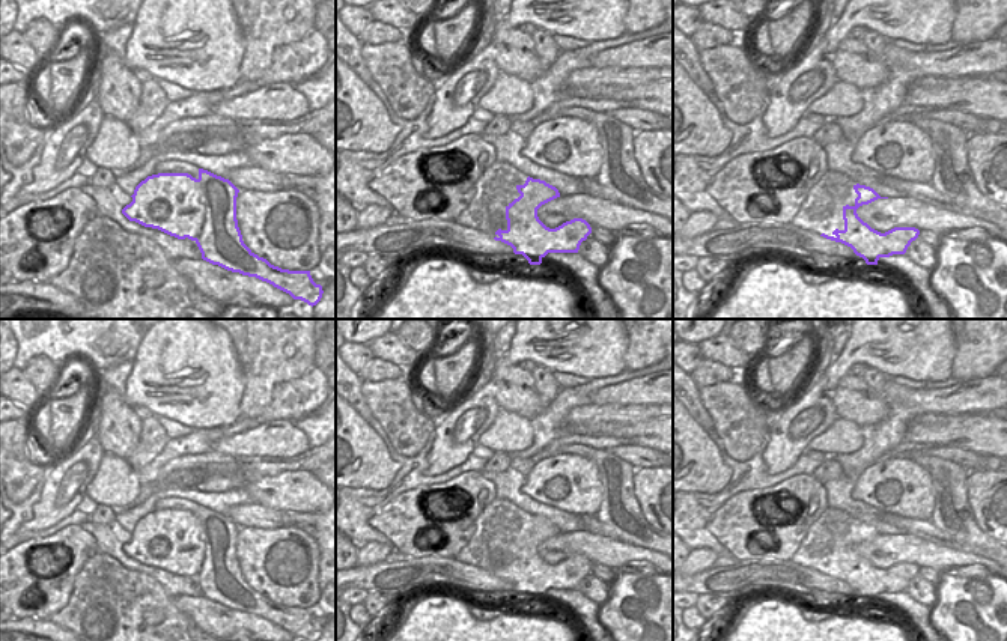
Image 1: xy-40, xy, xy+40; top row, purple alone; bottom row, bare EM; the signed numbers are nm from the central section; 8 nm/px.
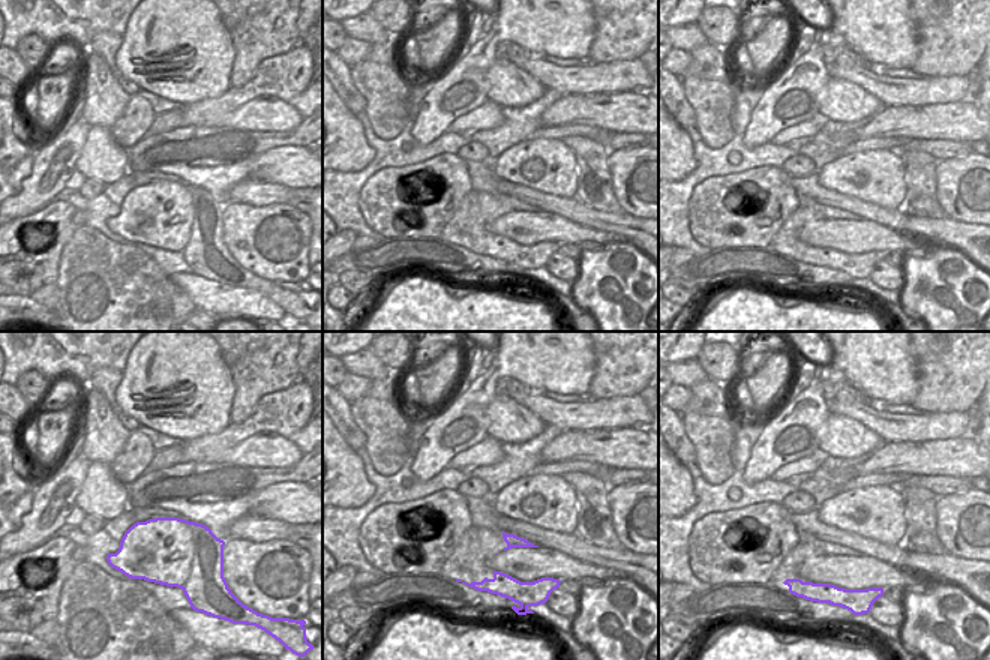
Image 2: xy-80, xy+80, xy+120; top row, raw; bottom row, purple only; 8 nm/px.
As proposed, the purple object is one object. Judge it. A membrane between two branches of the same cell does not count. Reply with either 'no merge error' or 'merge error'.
merge error

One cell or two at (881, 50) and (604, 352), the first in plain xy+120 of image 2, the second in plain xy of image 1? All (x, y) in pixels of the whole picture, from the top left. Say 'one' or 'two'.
two

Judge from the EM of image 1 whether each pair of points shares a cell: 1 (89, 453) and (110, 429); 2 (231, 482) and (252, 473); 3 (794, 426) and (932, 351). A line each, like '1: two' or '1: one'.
1: two
2: two
3: two

